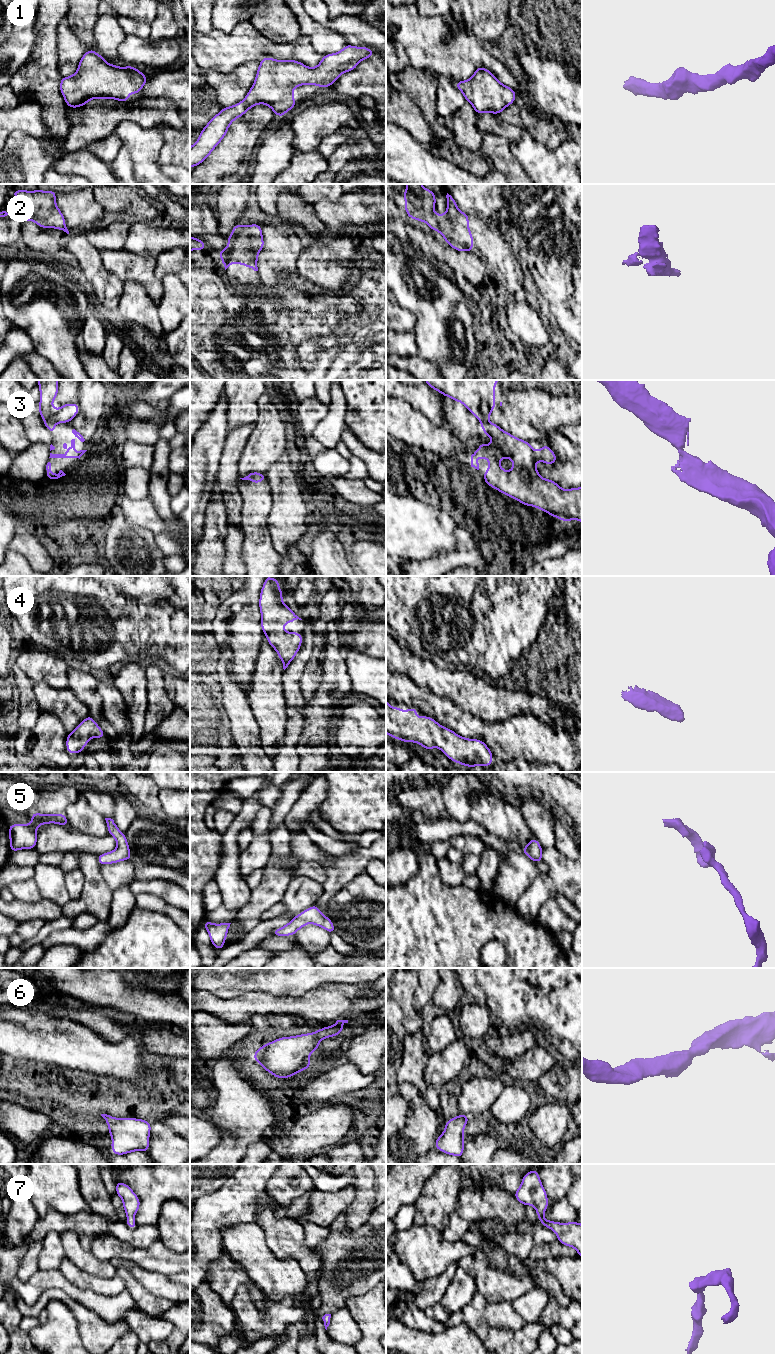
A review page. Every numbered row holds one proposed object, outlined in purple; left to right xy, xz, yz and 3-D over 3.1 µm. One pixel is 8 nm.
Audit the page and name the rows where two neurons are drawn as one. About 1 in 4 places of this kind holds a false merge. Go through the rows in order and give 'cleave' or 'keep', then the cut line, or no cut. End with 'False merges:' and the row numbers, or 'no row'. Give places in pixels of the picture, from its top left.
1: keep; cut none
2: keep; cut none
3: cleave; cut xy (45, 420), (55, 422)
4: keep; cut none
5: keep; cut none
6: keep; cut none
7: keep; cut none
False merges: 3

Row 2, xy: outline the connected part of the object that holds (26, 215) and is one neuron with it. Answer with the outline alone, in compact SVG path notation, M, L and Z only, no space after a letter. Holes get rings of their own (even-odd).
M14 190L11 194L17 198L23 207L22 212L17 212L13 215L14 218L22 218L24 221L32 220L42 228L60 229L69 234L64 222L65 217L55 201L55 190Z

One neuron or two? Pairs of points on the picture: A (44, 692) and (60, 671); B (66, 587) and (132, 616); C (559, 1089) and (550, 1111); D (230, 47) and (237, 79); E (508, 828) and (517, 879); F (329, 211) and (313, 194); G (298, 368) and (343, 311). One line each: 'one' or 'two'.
A: two
B: one
C: two
D: two
E: two
F: two
G: one

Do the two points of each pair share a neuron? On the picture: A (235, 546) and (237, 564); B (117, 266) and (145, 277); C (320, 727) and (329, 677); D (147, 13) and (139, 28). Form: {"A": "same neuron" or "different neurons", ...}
{"A": "same neuron", "B": "same neuron", "C": "same neuron", "D": "different neurons"}

